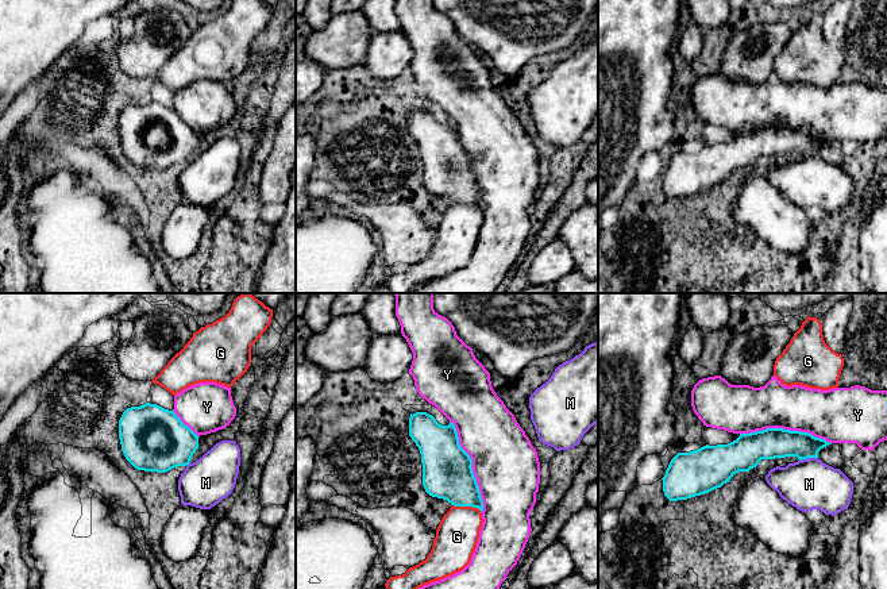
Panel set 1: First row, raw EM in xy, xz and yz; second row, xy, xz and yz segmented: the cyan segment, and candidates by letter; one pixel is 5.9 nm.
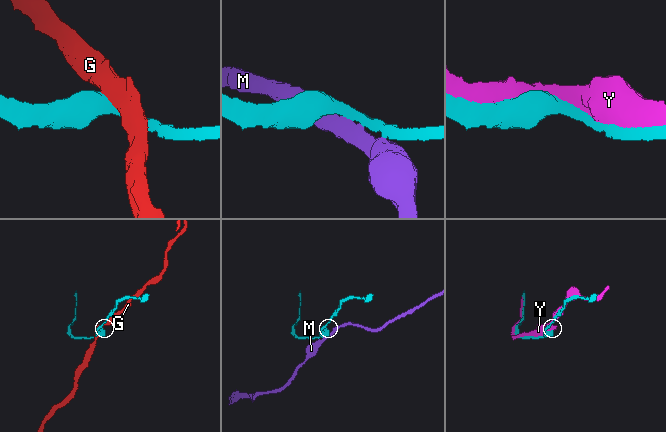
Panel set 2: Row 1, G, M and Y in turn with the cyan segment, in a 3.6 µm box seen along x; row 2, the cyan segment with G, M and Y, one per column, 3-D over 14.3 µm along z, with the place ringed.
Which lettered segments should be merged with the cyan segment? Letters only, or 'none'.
Y

